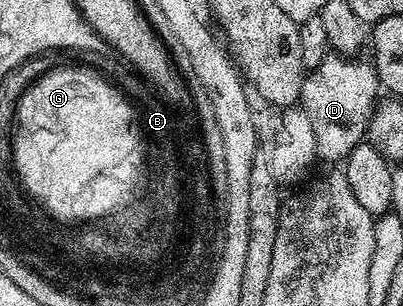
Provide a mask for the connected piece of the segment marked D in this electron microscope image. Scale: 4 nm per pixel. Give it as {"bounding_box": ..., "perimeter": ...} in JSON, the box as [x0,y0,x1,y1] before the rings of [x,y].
{"bounding_box":[298,56,381,162],"perimeter":[[[328,56],[303,79],[298,105],[312,125],[318,157],[327,162],[346,159],[347,153],[364,141],[367,125],[375,114],[378,94],[381,94],[374,65],[370,61],[355,61],[359,60],[351,56]]]}

